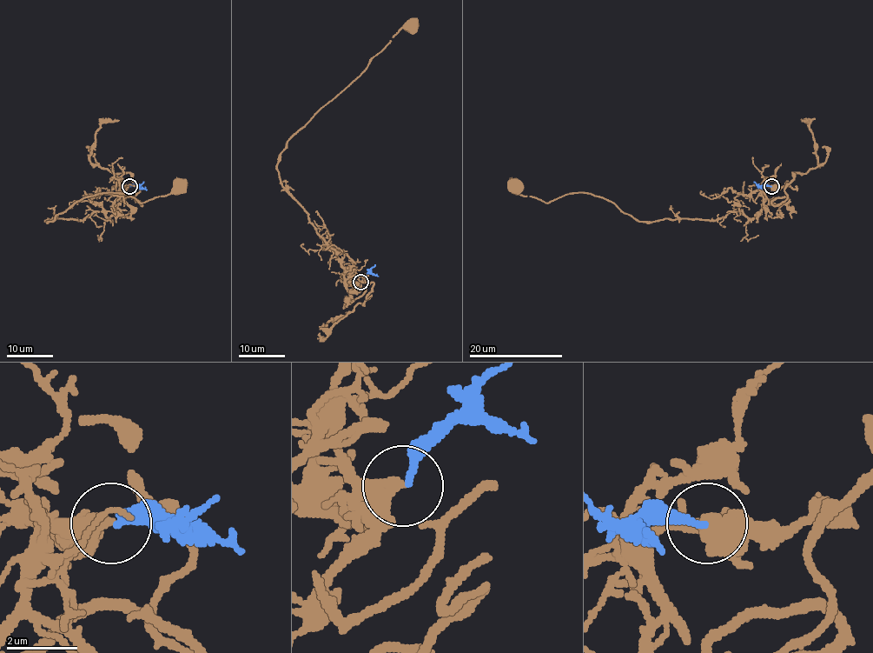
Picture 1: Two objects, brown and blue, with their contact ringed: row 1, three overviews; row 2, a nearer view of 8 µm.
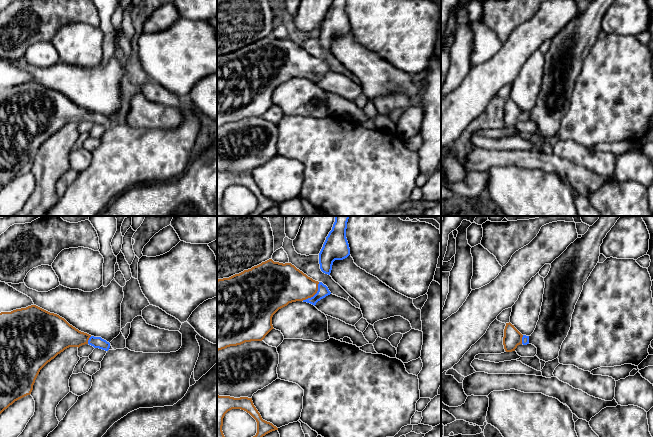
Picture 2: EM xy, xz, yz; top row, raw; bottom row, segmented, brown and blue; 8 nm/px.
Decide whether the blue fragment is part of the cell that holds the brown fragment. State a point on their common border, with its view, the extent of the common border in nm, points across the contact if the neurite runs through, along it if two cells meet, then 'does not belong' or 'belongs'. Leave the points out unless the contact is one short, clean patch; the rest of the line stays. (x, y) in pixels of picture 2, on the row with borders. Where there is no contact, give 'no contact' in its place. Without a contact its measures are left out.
meets brown in xz at (314, 294); contact 200 nm long; runs through xz (285, 284), (304, 288), (314, 294), (323, 291); belongs

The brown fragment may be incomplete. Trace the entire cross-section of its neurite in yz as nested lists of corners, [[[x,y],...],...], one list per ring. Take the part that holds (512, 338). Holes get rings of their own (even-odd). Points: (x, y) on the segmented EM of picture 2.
[[[510,322],[504,329],[503,345],[506,352],[515,351],[518,345],[529,344],[529,336],[522,335]]]

